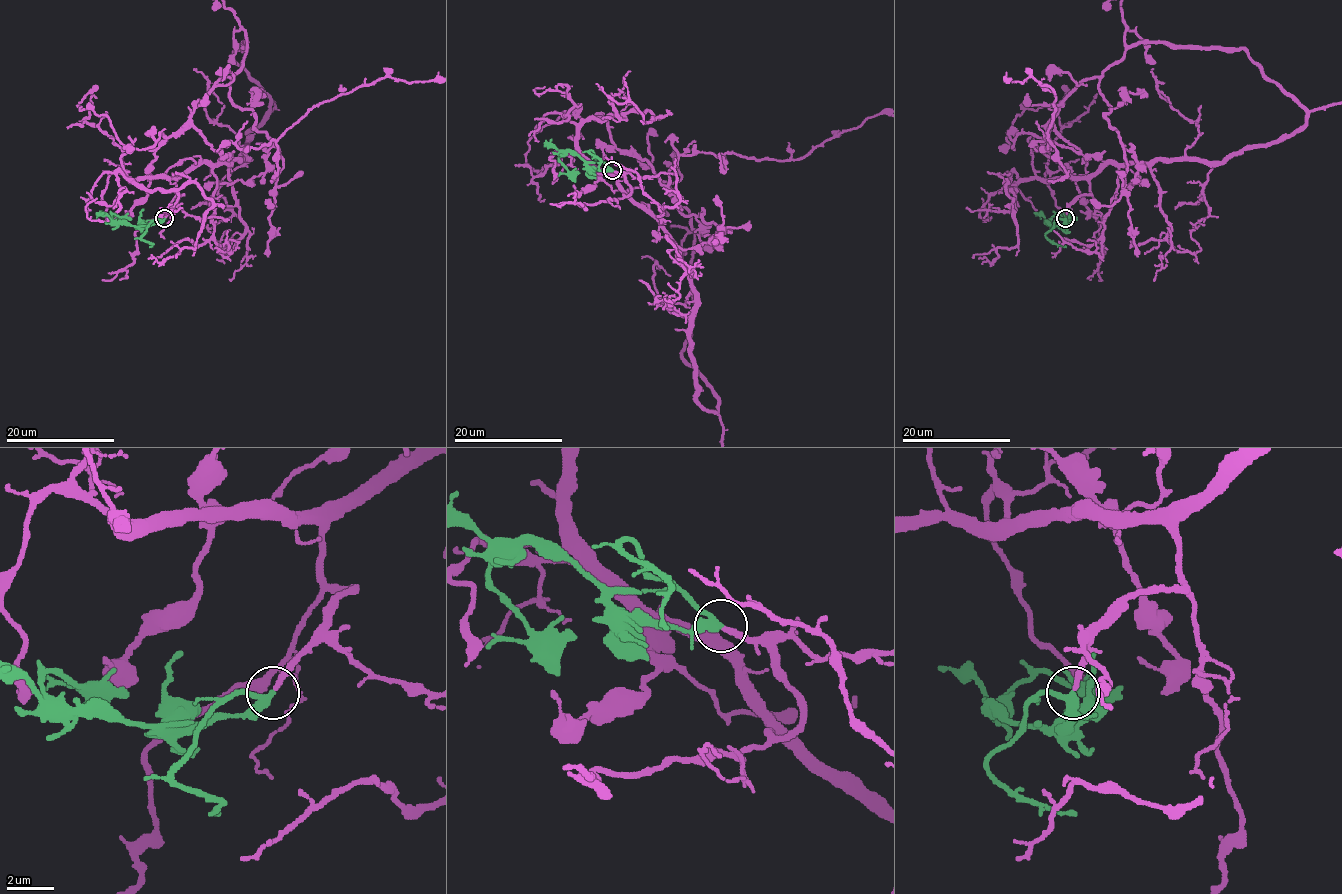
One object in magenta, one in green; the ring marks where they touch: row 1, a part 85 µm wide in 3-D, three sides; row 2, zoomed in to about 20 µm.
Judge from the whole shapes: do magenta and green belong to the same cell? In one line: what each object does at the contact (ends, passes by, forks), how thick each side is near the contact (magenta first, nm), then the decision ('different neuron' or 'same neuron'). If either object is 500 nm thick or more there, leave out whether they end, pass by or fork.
magenta ends; green passes by; calibres 240 and 300 nm; same neuron

